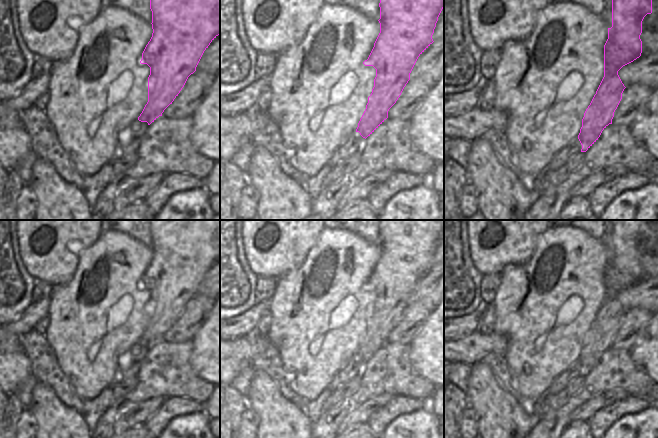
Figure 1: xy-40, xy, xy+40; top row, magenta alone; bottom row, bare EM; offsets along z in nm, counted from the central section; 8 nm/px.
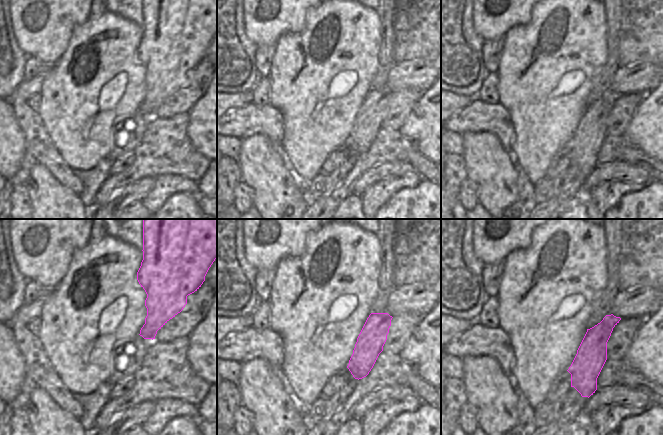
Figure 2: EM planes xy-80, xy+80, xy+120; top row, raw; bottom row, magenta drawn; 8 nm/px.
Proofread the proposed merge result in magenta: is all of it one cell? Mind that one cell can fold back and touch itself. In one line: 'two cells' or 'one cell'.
one cell

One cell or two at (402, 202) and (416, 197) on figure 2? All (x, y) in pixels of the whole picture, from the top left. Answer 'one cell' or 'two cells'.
one cell

